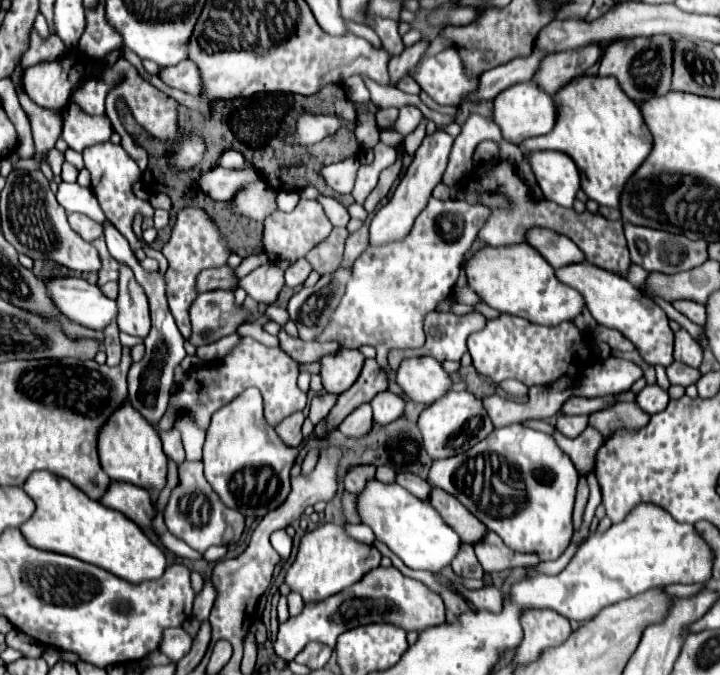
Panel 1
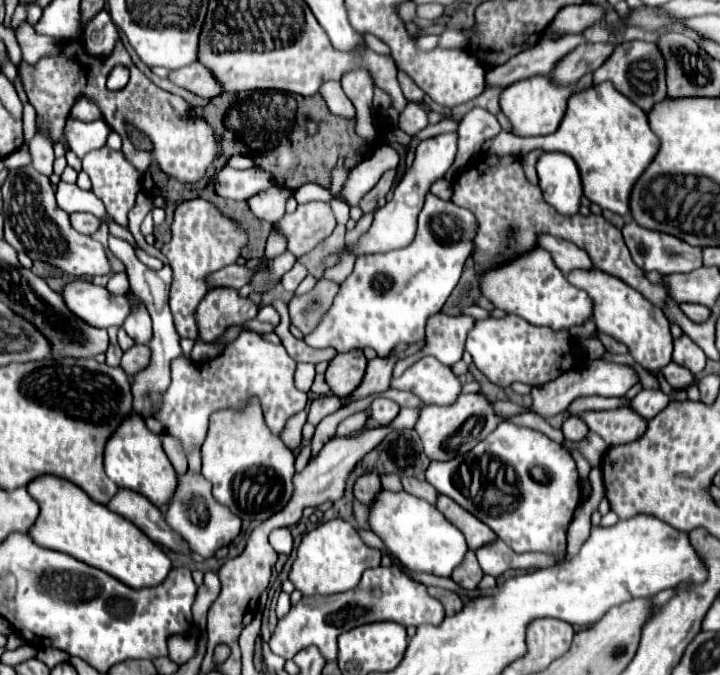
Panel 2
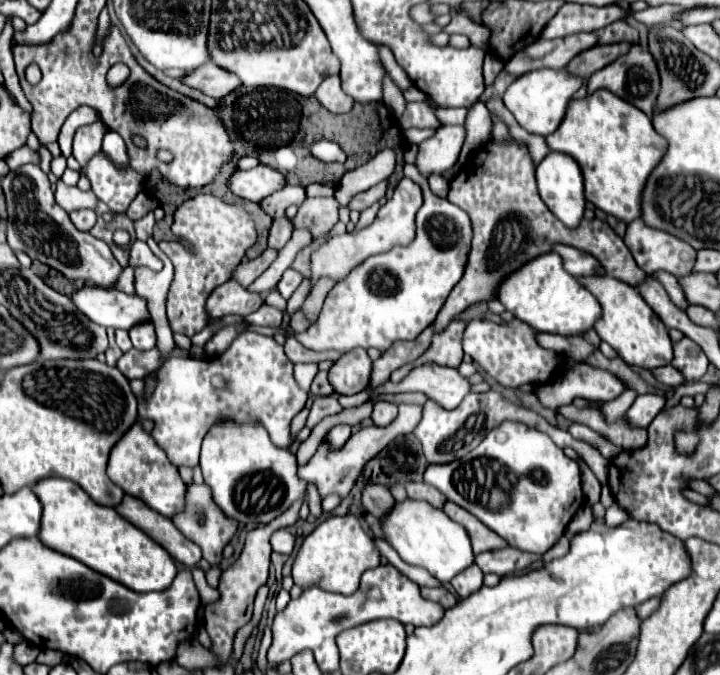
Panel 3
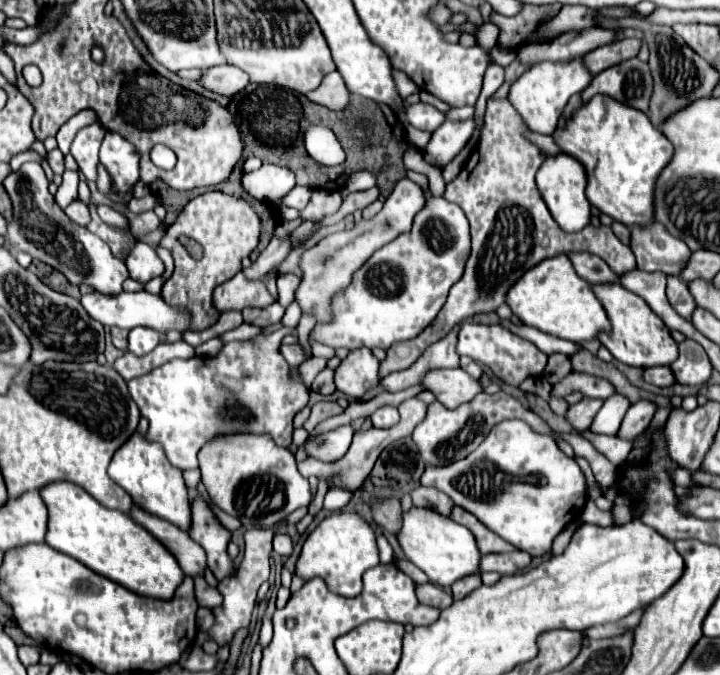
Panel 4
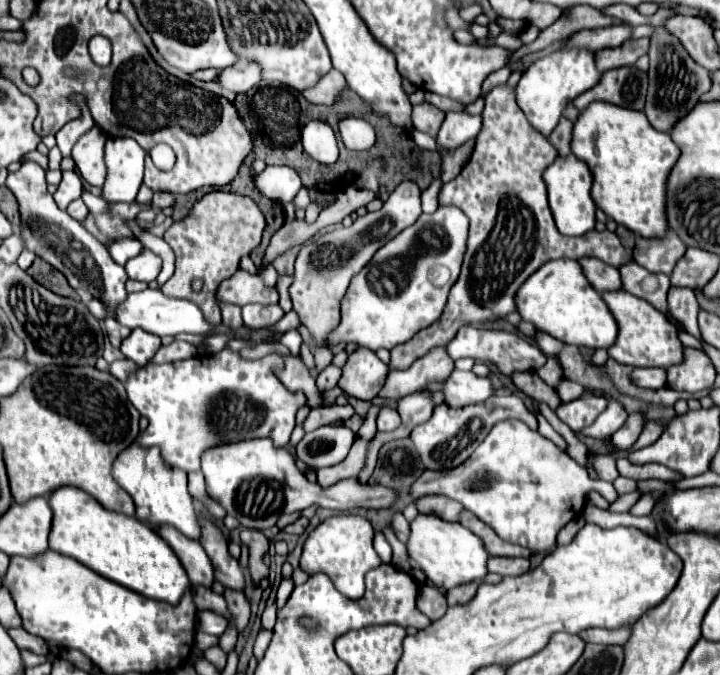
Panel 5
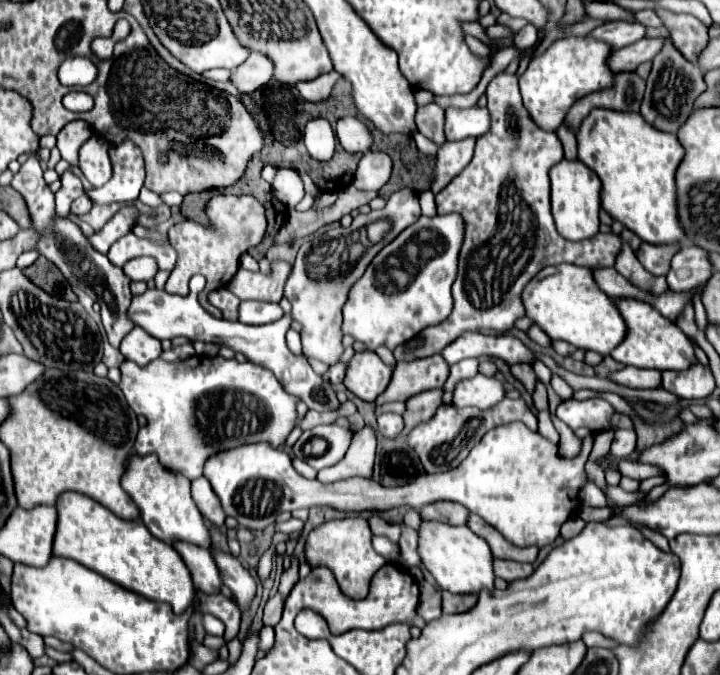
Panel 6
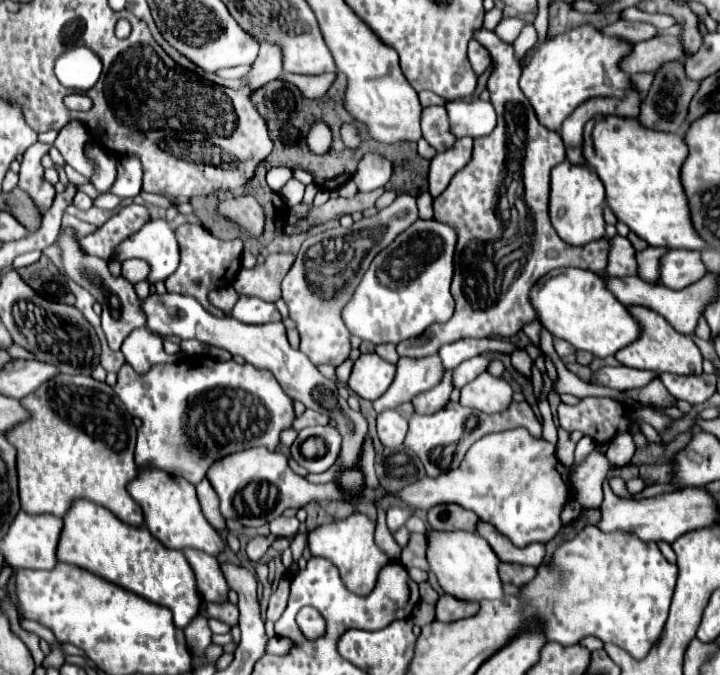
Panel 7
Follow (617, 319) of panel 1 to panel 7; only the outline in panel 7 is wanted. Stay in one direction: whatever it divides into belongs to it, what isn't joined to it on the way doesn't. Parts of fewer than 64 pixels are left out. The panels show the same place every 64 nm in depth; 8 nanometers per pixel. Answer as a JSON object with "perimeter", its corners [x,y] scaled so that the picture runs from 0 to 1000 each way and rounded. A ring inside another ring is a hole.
{"perimeter":[[[872,453],[872,462],[889,483],[889,498],[883,507],[872,510],[861,521],[856,521],[856,533],[875,545],[889,548],[906,548],[906,551],[933,551],[933,554],[972,554],[975,551],[975,524],[969,513],[961,507],[958,498],[939,492],[917,465],[889,456],[889,453]]]}

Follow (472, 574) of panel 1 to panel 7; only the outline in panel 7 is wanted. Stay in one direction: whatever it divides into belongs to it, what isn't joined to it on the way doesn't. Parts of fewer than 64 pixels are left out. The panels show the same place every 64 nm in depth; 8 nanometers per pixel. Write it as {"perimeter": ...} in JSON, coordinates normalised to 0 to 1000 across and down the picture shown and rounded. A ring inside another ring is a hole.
{"perimeter":[[[614,880],[608,895],[606,895],[606,916],[614,919],[614,921],[650,916],[650,913],[658,913],[661,907],[664,907],[661,892],[639,889],[639,886],[631,886],[631,883],[622,883],[622,880]]]}

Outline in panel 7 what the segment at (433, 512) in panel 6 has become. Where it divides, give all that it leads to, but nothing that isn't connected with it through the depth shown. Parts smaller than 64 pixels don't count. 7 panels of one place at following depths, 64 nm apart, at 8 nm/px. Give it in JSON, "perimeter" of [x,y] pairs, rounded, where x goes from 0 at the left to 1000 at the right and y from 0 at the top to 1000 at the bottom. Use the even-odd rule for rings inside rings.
{"perimeter":[[[608,747],[594,756],[594,776],[606,785],[661,785],[664,764],[639,747]]]}

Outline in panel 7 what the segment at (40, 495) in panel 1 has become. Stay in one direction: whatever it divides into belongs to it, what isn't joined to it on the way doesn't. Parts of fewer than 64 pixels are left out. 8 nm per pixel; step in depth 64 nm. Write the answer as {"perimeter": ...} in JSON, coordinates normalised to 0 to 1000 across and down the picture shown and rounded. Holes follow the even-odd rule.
{"perimeter":[[[103,741],[103,747],[97,747],[94,764],[89,764],[78,827],[83,833],[119,841],[122,847],[142,853],[144,859],[214,895],[233,898],[247,930],[258,930],[278,904],[281,886],[256,821],[250,815],[228,812],[214,794],[208,797],[208,788],[200,779],[172,776],[153,756],[144,756],[144,750],[125,741]]]}

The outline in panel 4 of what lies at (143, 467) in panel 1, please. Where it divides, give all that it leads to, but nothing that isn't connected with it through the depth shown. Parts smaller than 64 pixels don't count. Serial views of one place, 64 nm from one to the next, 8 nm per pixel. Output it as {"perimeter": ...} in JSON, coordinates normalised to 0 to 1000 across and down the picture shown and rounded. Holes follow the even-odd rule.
{"perimeter":[[[186,640],[186,646],[178,655],[172,655],[167,667],[161,667],[161,676],[150,690],[150,705],[164,720],[169,720],[183,735],[186,747],[192,747],[197,756],[219,767],[228,767],[253,785],[261,785],[264,741],[261,741],[261,726],[258,726],[253,699],[247,693],[239,693],[239,687],[233,687],[233,679],[225,681],[225,676],[228,676],[228,667],[222,664],[222,658],[211,658],[197,643]]]}

